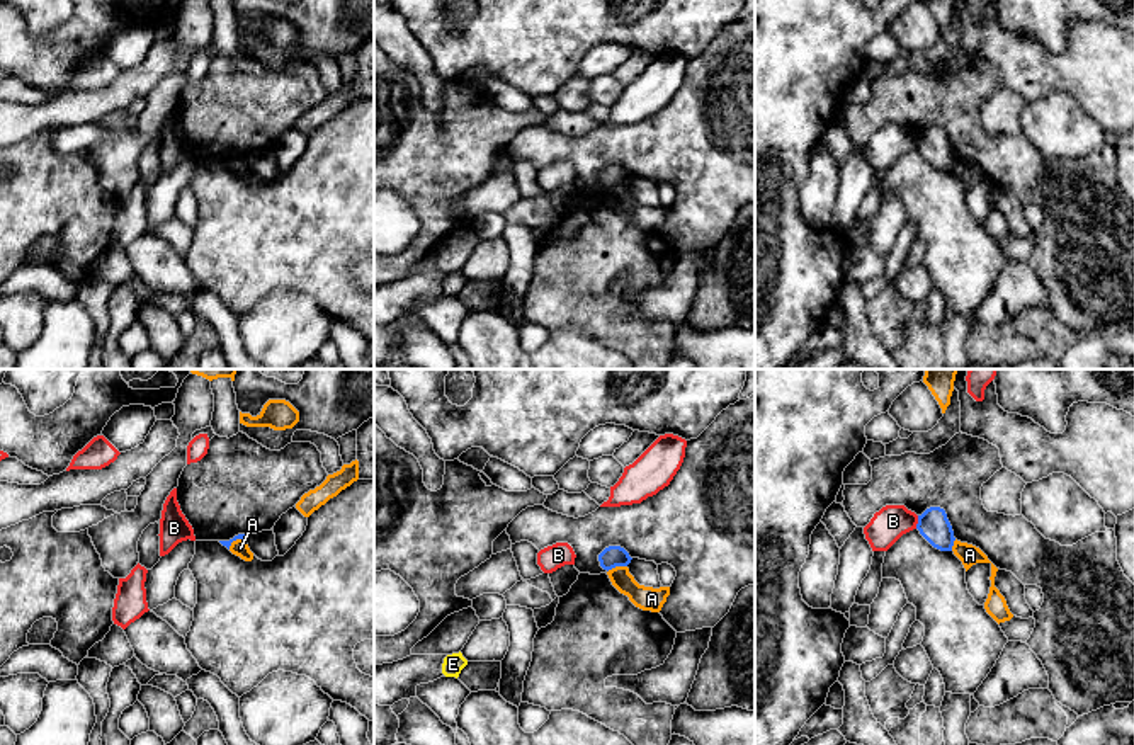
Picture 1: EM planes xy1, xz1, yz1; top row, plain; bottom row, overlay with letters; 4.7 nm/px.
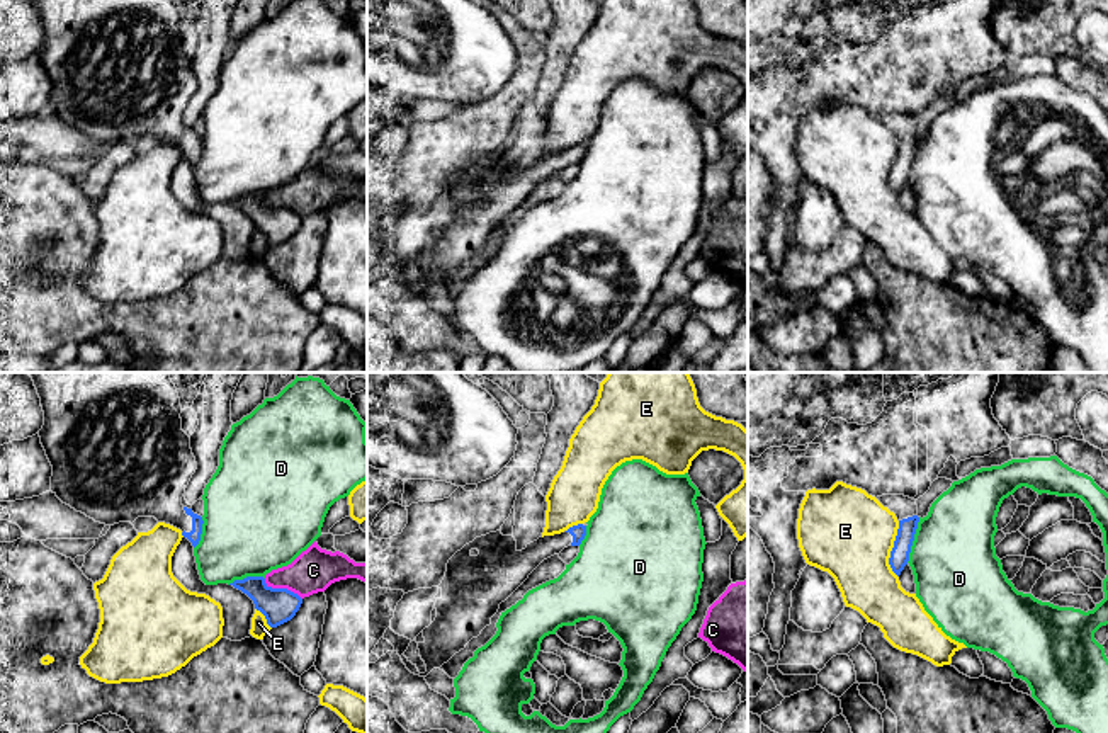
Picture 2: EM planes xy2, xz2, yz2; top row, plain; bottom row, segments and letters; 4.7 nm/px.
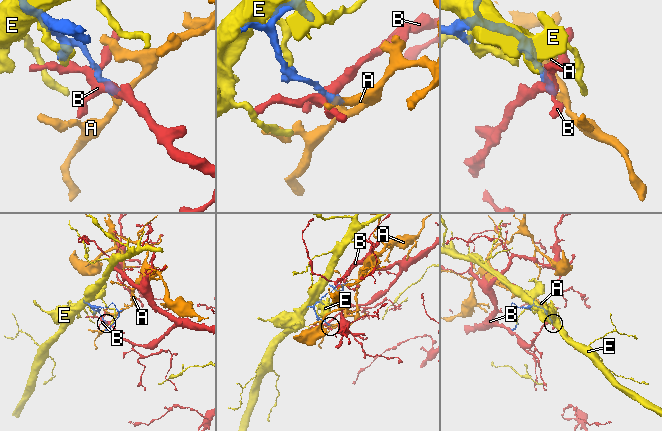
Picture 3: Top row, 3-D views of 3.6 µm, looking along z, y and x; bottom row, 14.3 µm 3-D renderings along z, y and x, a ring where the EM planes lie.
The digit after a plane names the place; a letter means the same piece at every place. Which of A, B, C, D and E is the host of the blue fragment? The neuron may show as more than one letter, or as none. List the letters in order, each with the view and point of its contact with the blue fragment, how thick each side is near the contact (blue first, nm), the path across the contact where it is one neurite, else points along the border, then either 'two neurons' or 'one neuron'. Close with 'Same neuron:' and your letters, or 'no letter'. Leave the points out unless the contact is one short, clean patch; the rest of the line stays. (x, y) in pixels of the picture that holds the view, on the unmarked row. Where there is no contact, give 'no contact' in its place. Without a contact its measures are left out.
A: xz1 (616, 184) | 100/110 nm | along xz1 (626, 184), (616, 184), (607, 191) | two neurons
B: yz1 (918, 142) | 150/160 nm | along yz1 (918, 135), (915, 147) | two neurons
C: xy2 (282, 208) | 160/200 nm | two neurons
D: yz2 (913, 159) | 90/400 nm | along yz2 (920, 136), (906, 181) | two neurons
E: yz2 (893, 169) | 90/420 nm | two neurons
Same neuron: no letter

